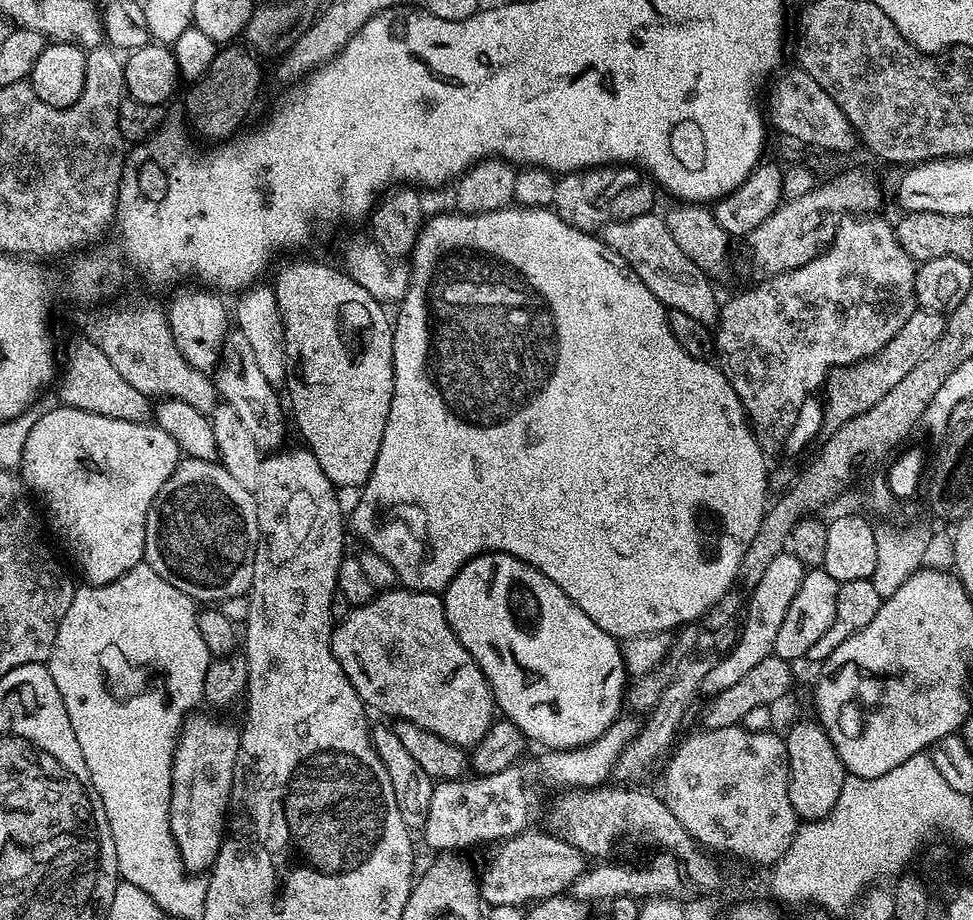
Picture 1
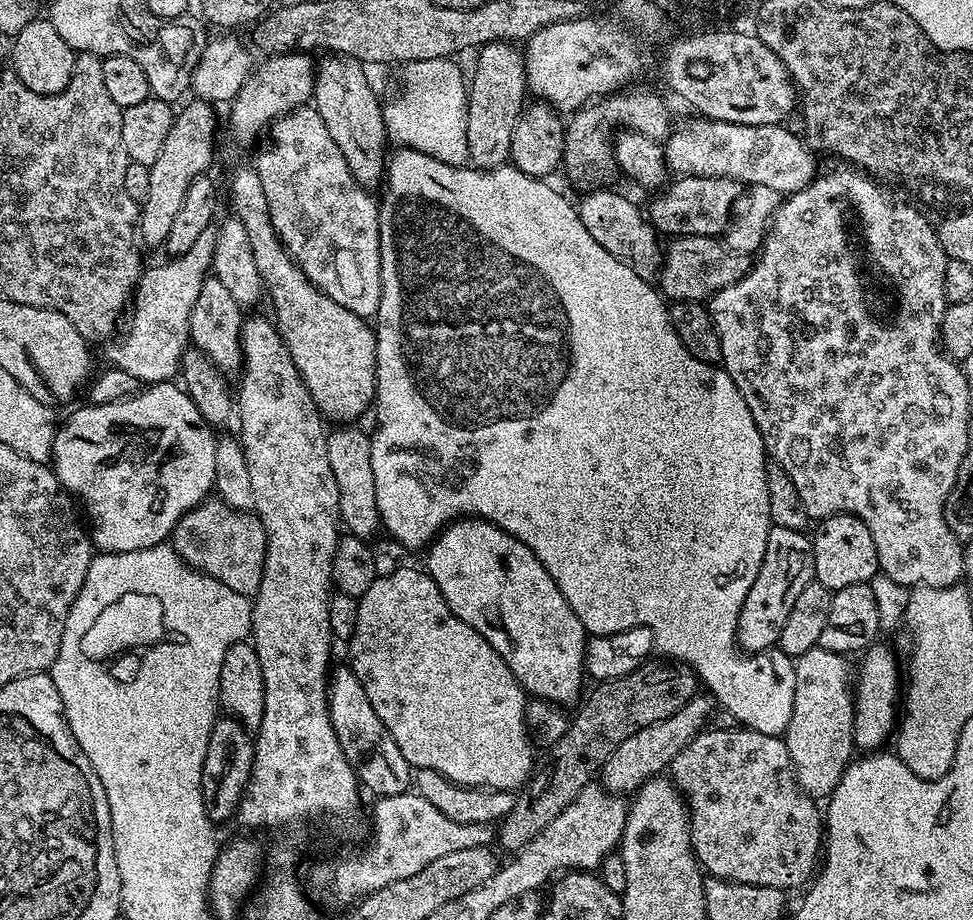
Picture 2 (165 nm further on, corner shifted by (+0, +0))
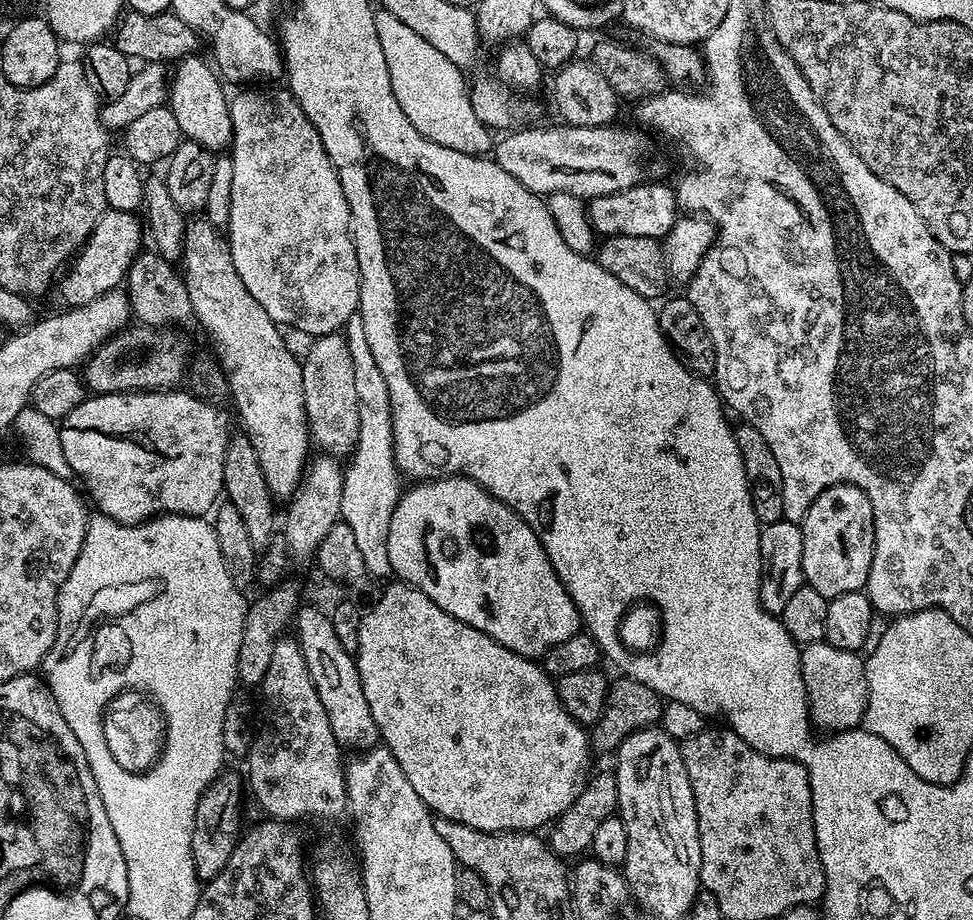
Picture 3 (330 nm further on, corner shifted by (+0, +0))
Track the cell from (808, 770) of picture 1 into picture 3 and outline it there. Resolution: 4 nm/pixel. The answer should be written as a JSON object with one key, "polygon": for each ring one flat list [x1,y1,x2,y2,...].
{"polygon":[[826,642,801,647,800,665,808,695,808,714,821,733,848,732,851,728,861,727,868,701,864,661,865,657,860,652,838,650,838,646,830,646]]}

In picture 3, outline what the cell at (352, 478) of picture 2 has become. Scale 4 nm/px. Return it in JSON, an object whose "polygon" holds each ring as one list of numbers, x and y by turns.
{"polygon":[[340,332,317,336,308,353,302,356,302,390,304,409,308,415,308,431,321,453,348,458,356,446,358,430,358,389,354,386,354,362,350,358,348,340]]}

